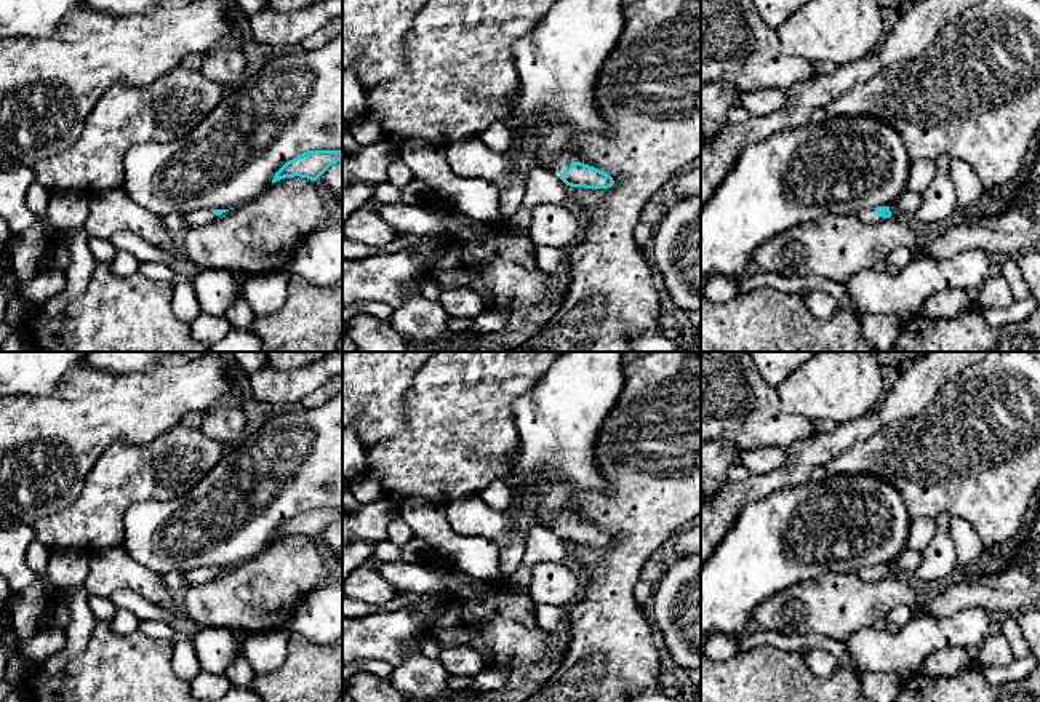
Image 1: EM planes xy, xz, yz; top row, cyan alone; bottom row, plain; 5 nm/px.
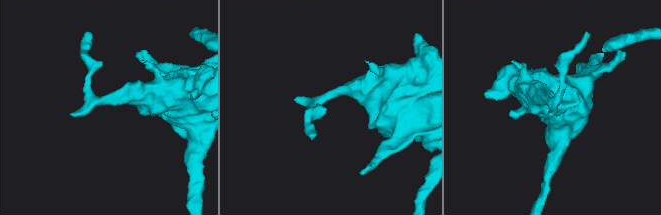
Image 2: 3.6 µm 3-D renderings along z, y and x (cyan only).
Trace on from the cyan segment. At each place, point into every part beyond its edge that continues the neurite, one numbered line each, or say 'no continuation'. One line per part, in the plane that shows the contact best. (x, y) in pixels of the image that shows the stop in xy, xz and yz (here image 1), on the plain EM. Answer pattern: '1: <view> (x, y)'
1: xz (560, 520)

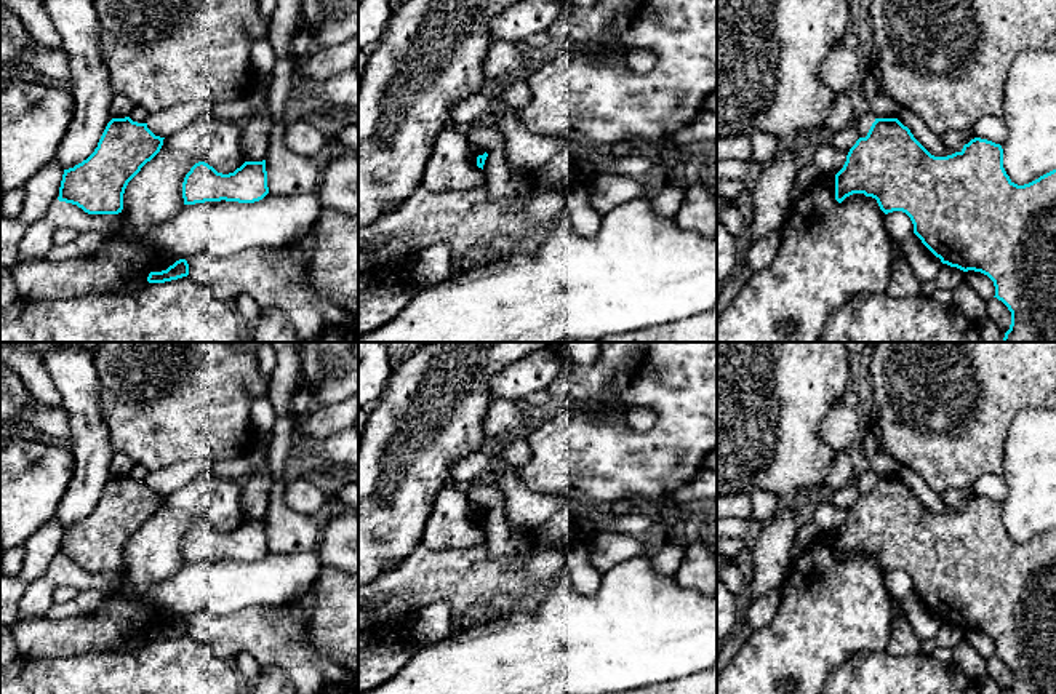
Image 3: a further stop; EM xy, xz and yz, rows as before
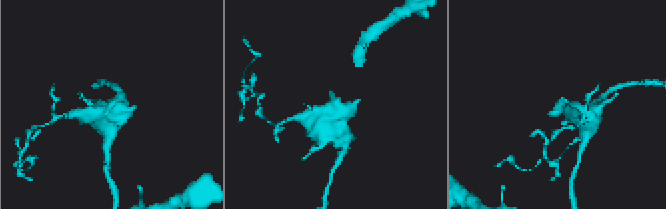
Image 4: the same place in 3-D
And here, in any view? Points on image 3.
no continuation

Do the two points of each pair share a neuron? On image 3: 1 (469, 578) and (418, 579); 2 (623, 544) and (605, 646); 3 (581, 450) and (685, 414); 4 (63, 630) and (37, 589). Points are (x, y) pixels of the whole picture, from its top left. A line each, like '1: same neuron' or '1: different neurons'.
1: same neuron
2: different neurons
3: same neuron
4: different neurons

